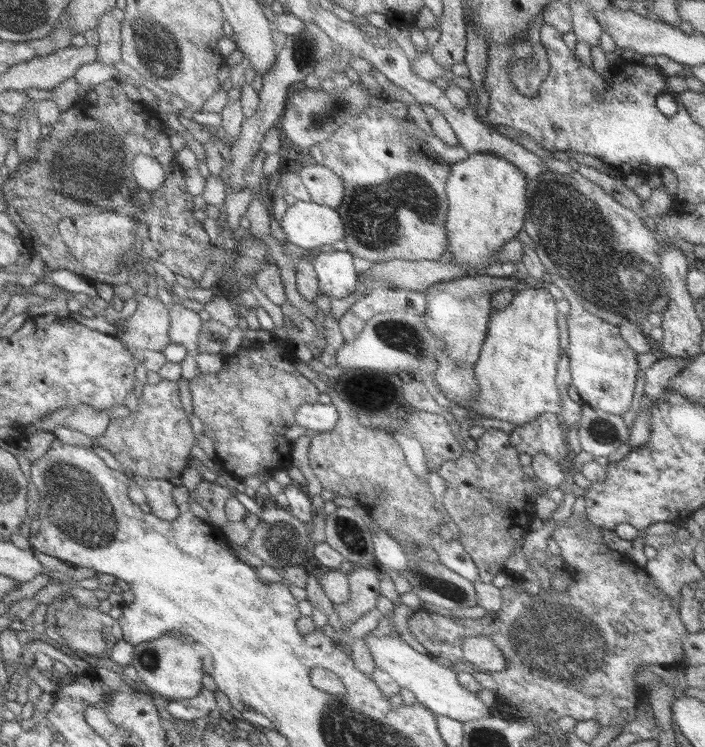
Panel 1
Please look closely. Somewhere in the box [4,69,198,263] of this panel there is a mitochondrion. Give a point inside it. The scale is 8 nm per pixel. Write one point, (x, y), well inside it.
(89, 162)

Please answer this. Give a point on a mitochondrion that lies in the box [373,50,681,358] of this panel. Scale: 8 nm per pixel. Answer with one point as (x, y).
(563, 218)

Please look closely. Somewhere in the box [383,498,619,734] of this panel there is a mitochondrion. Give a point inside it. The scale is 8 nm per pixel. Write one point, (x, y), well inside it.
(553, 639)

